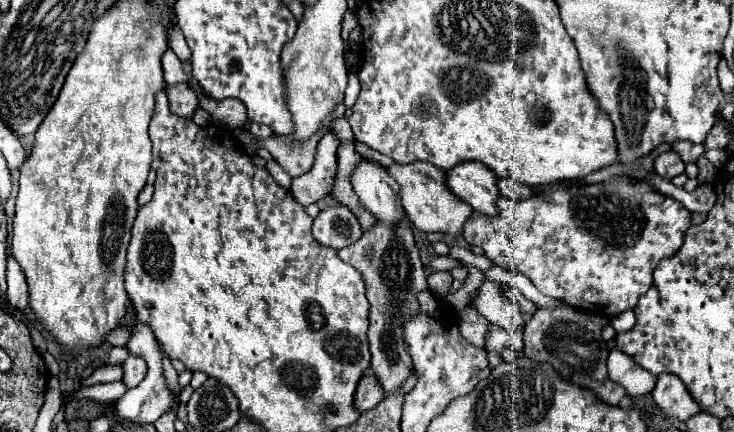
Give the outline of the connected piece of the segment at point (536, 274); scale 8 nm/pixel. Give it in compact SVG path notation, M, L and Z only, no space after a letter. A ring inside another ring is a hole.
M596 182L574 188L552 186L520 202L500 196L498 216L474 212L464 224L464 240L470 246L480 246L492 264L530 278L544 296L578 310L614 318L624 310L634 310L638 298L652 286L654 268L662 258L674 256L680 250L690 224L690 212L670 196L662 204L650 206L642 200L640 184Z

